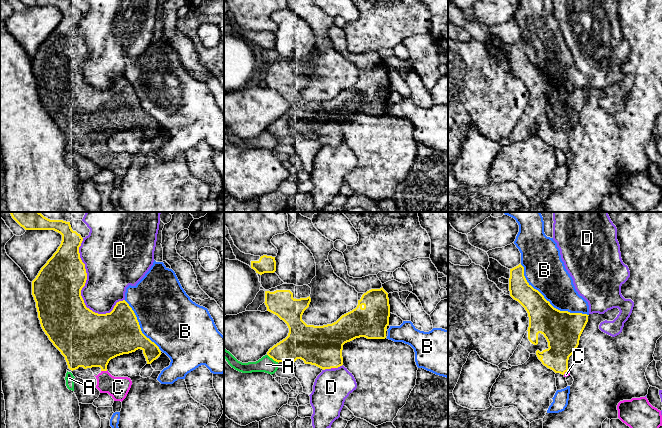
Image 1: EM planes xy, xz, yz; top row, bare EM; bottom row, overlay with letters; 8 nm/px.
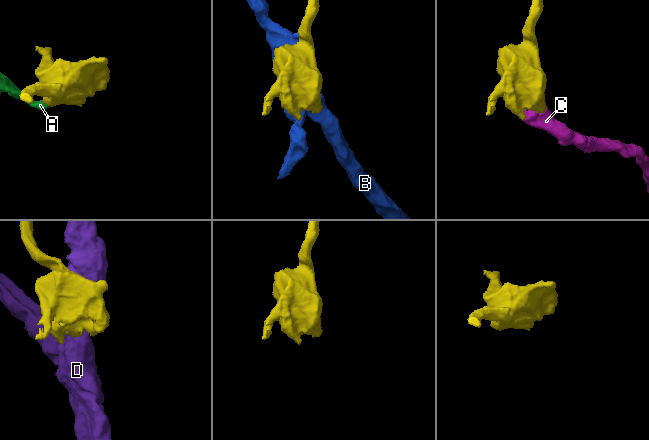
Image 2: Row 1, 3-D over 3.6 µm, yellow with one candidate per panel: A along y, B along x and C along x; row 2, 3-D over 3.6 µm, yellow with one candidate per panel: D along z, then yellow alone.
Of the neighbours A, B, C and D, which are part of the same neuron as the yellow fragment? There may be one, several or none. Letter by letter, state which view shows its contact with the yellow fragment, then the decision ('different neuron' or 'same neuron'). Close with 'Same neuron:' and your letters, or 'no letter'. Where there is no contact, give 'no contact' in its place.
A: contact in xz; different neuron
B: contact in yz; different neuron
C: contact in xy; same neuron
D: contact in xy; different neuron
Same neuron: C

